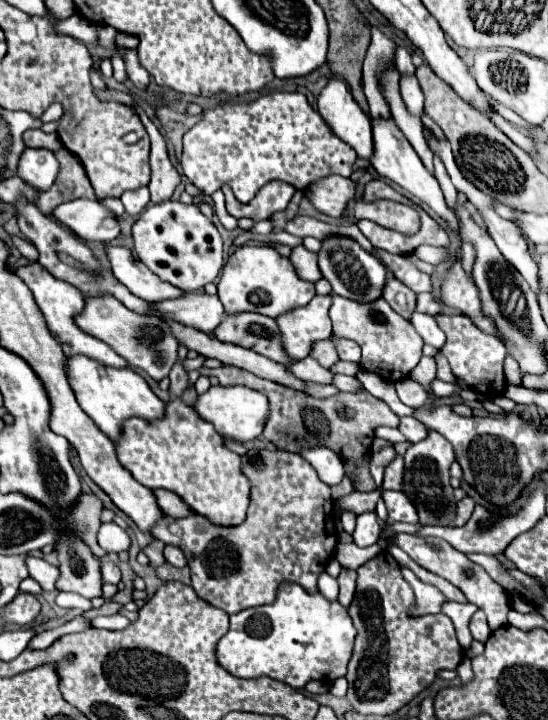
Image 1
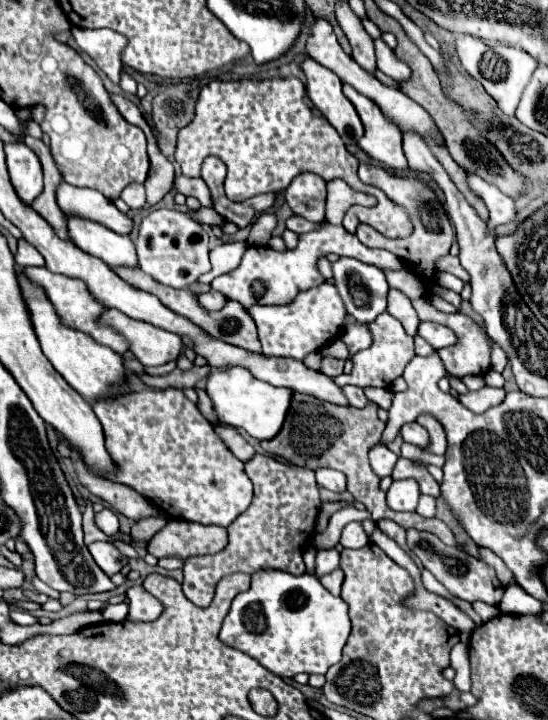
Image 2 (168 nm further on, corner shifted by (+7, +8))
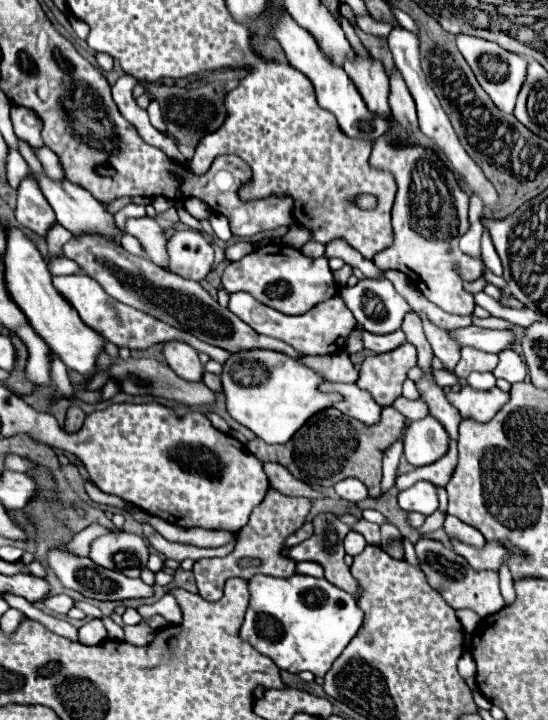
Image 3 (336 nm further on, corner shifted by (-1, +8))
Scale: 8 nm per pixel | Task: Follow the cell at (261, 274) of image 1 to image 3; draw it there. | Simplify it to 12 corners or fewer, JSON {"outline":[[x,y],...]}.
{"outline":[[343,238],[307,258],[267,244],[231,262],[227,292],[249,292],[287,314],[337,294],[341,258],[367,277],[385,270]]}

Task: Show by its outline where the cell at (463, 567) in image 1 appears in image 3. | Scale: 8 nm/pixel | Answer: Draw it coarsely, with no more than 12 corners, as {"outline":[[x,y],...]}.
{"outline":[[431,538],[415,544],[429,584],[481,618],[505,602],[495,570],[475,570]]}

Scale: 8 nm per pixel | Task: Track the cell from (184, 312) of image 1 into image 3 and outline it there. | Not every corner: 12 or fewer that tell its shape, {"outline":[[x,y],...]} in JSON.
{"outline":[[233,292],[227,308],[303,356],[335,354],[357,326],[341,294],[289,316]]}

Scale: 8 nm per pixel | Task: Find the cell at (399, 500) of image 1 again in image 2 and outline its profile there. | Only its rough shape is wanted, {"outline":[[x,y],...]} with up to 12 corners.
{"outline":[[395,480],[387,490],[393,510],[413,512],[421,492],[415,480]]}

